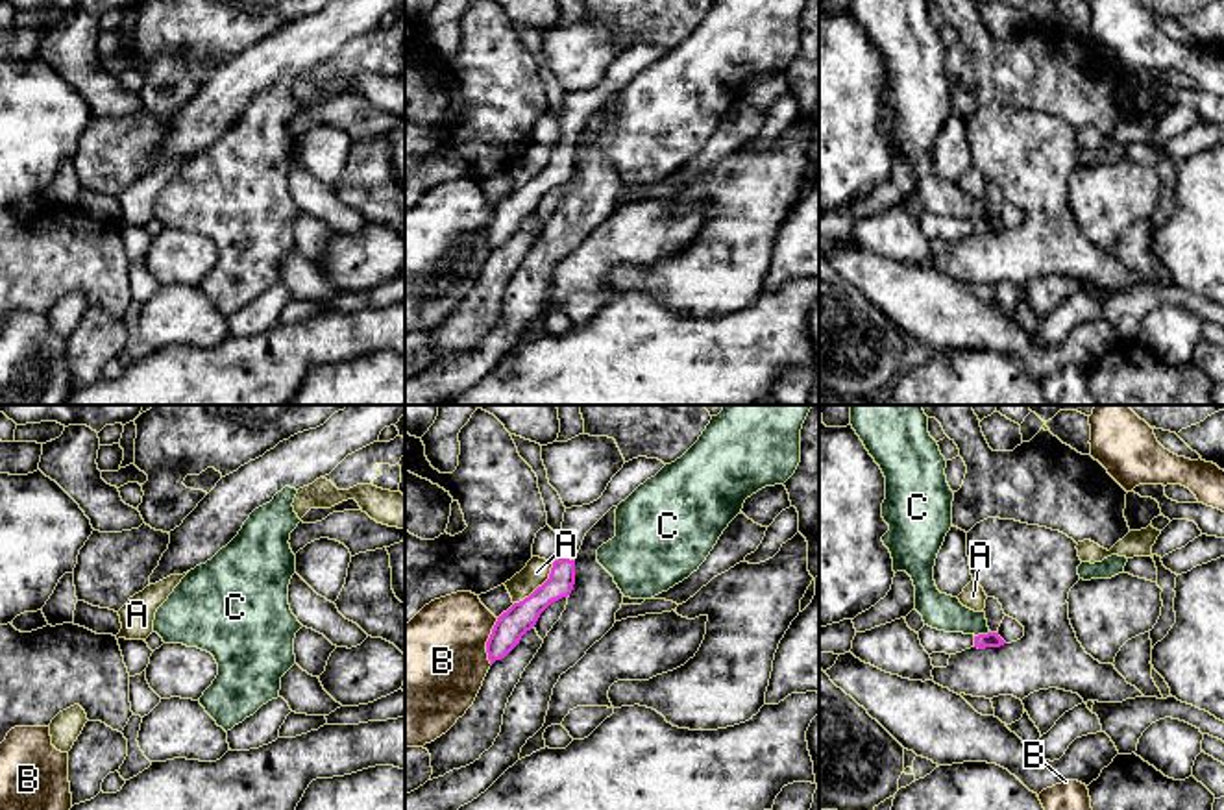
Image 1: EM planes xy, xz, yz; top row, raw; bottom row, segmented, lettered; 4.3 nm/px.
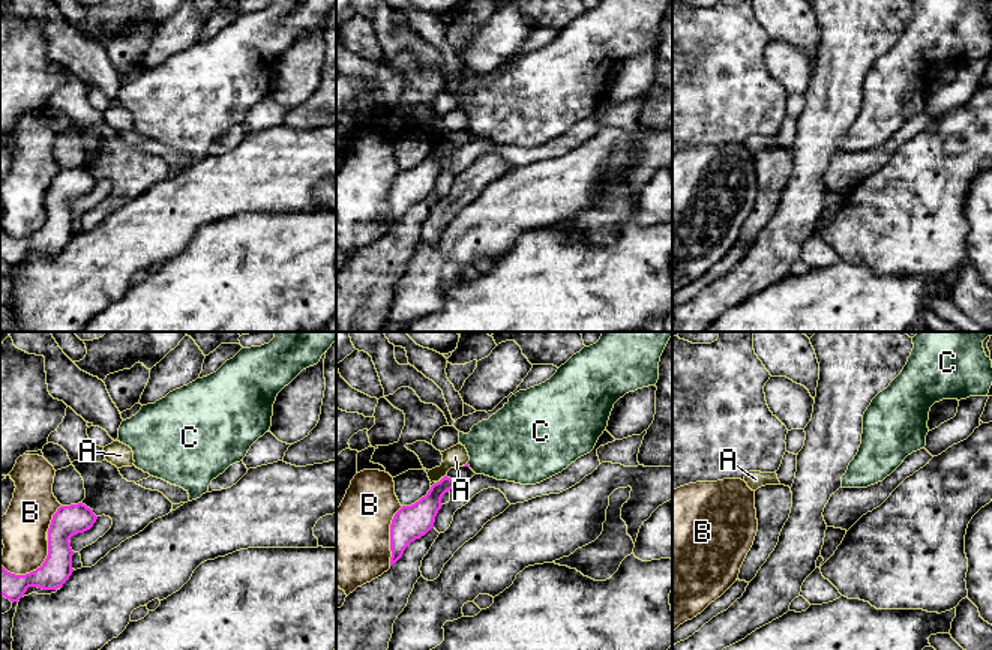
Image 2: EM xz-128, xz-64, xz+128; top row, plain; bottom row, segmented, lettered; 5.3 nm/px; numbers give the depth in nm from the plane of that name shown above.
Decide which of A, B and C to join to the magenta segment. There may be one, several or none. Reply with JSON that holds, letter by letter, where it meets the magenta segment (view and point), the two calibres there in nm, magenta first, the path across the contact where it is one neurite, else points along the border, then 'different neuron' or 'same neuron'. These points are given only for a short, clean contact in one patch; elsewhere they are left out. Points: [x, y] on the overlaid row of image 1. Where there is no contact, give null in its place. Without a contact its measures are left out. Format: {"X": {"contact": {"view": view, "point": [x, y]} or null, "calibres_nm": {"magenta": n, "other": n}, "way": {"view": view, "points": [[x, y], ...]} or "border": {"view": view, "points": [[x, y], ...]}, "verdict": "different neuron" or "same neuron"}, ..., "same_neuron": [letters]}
{"A": {"contact": {"view": "xz", "point": [538, 587]}, "calibres_nm": {"magenta": 140, "other": 110}, "border": {"view": "xz", "points": [[553, 563], [548, 577], [514, 603]]}, "verdict": "different neuron"}, "B": {"contact": {"view": "xz", "point": [487, 642]}, "calibres_nm": {"magenta": 140, "other": 440}, "verdict": "different neuron"}, "C": {"contact": {"view": "yz", "point": [982, 635]}, "calibres_nm": {"magenta": 60, "other": 160}, "border": {"view": "yz", "points": [[990, 631], [975, 637]]}, "verdict": "different neuron"}, "same_neuron": []}

